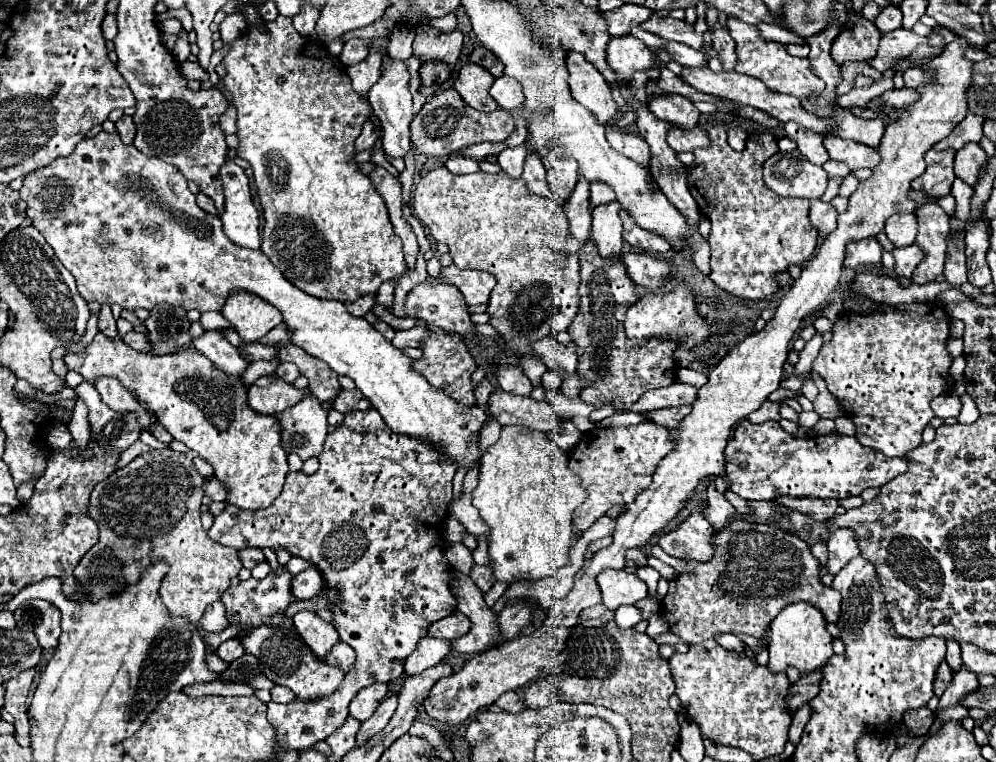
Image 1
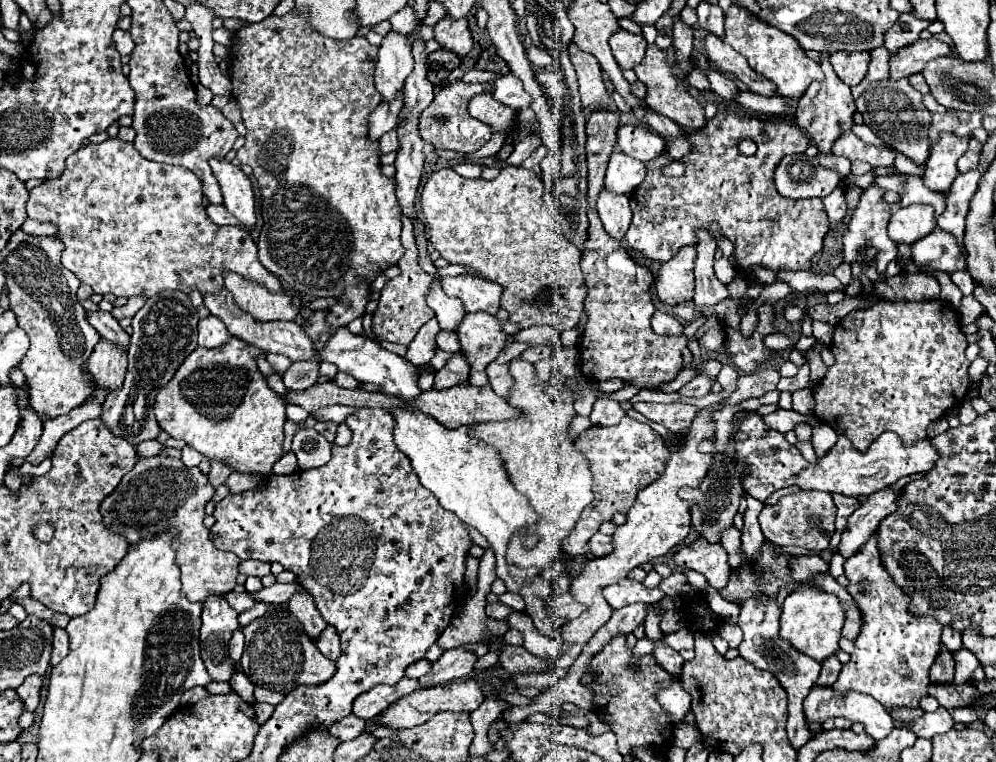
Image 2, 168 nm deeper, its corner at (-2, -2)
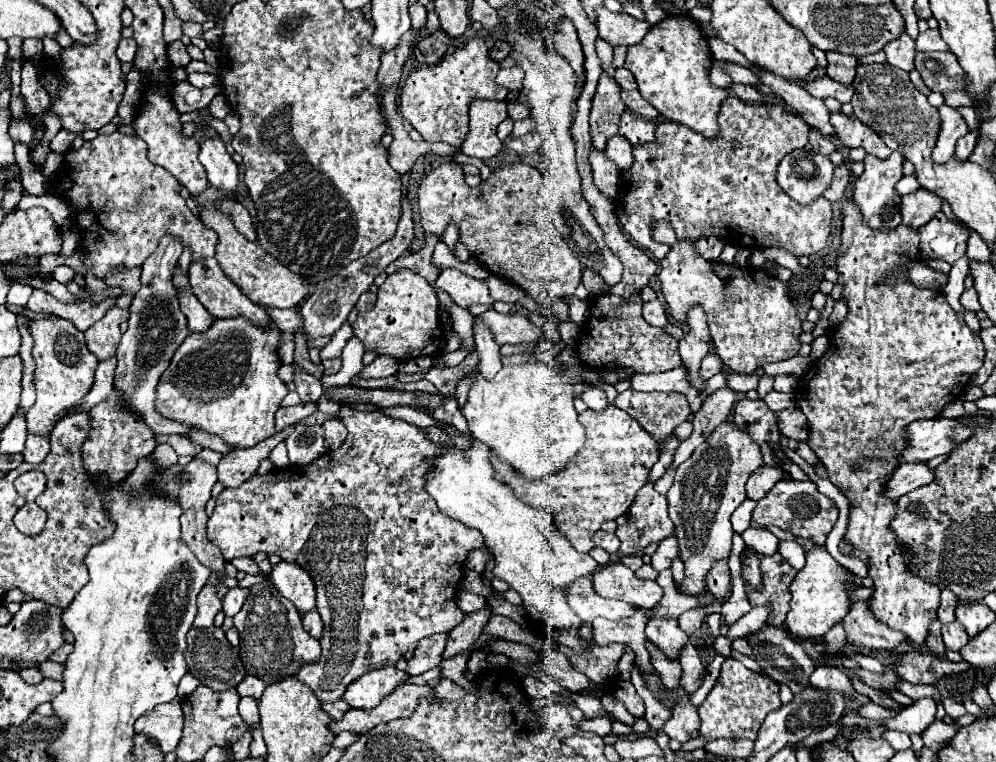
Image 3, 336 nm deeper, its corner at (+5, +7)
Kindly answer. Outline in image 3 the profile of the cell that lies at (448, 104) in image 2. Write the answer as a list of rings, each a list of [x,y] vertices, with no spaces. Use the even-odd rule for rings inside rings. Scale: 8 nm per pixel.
[[[482,38],[468,40],[460,50],[454,50],[454,52],[446,54],[438,64],[420,66],[420,68],[412,70],[412,74],[408,76],[408,80],[406,80],[406,84],[400,92],[400,112],[424,136],[424,140],[428,140],[428,142],[448,142],[448,144],[458,148],[458,146],[462,146],[462,142],[466,140],[466,134],[470,132],[470,128],[468,128],[470,102],[474,98],[505,100],[508,90],[496,86],[495,78],[500,68],[498,68],[498,62],[488,58],[488,50],[490,50],[490,42],[486,46],[486,42]]]

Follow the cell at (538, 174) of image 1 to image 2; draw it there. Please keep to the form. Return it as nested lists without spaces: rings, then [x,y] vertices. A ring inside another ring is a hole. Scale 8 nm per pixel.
[[[541,145],[541,147],[537,147],[537,151],[535,151],[531,157],[527,157],[521,165],[523,165],[525,169],[529,169],[529,171],[533,171],[533,173],[537,173],[537,175],[541,175],[539,163],[541,163],[541,159],[545,157],[545,153],[547,153],[547,149]]]

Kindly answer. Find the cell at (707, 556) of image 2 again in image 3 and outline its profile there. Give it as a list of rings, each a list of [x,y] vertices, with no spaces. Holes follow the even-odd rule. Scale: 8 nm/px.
[[[714,560],[712,568],[706,574],[706,586],[710,588],[714,598],[728,600],[732,584],[730,584],[730,570],[728,570],[726,560]]]

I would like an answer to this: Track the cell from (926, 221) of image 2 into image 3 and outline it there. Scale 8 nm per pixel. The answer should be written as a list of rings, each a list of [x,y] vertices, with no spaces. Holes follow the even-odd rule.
[[[920,188],[912,194],[902,196],[902,202],[900,202],[902,224],[906,224],[910,228],[924,226],[938,212],[940,212],[940,198],[934,192]]]

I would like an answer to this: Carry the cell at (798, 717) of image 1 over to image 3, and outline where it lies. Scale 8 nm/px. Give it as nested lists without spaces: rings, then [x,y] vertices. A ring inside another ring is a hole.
[[[818,666],[814,674],[810,676],[810,686],[818,690],[838,690],[840,694],[852,698],[856,704],[868,704],[870,698],[864,694],[858,694],[848,680],[844,672],[840,672],[836,666]]]

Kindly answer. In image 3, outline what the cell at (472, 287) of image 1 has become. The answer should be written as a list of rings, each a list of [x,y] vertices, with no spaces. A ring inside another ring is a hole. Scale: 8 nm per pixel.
[[[444,268],[436,278],[436,286],[446,290],[450,294],[450,298],[462,308],[468,308],[472,304],[492,306],[492,302],[494,302],[484,280],[472,278],[454,268]]]

